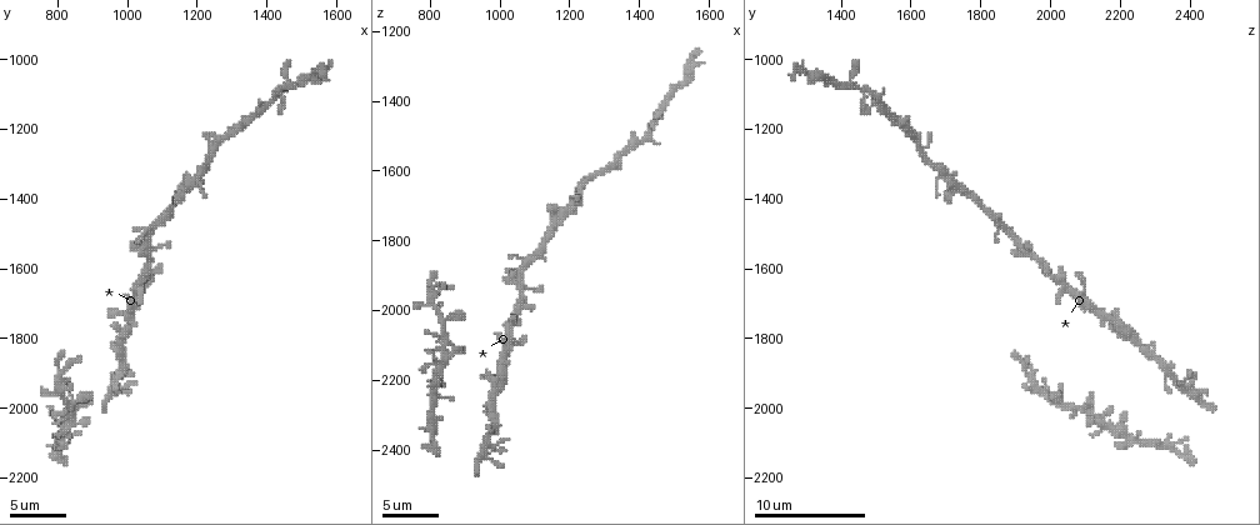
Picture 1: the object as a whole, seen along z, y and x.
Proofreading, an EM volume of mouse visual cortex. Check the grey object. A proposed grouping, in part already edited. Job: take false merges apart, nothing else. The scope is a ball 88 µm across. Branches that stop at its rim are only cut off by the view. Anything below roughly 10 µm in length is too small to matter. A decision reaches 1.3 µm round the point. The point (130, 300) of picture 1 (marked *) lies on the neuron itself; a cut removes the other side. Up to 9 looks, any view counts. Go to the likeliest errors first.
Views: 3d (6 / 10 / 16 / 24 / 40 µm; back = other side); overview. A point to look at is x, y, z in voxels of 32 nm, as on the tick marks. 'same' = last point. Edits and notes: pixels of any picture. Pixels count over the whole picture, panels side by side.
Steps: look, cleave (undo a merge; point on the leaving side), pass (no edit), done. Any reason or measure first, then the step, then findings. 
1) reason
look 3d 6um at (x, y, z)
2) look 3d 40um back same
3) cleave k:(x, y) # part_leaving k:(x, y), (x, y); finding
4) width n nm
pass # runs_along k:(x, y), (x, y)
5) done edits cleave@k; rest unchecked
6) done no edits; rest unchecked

small branch off a trunk
look 3d 10um at (1420, 1120, 1510)

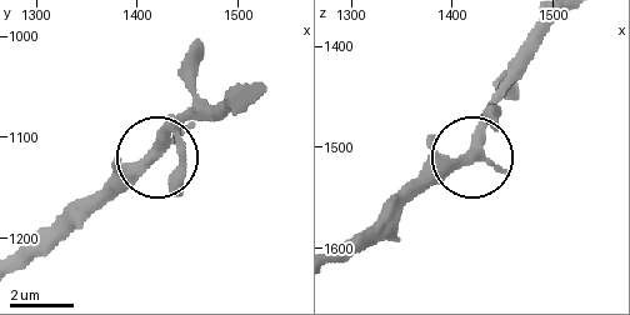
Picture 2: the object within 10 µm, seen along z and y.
arms 3
pass # runs_along 2:(26, 263), (123, 194), (185, 108); all the same neuron

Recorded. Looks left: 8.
sudden change in width
look 3d 6um at (840, 1990, 2030)

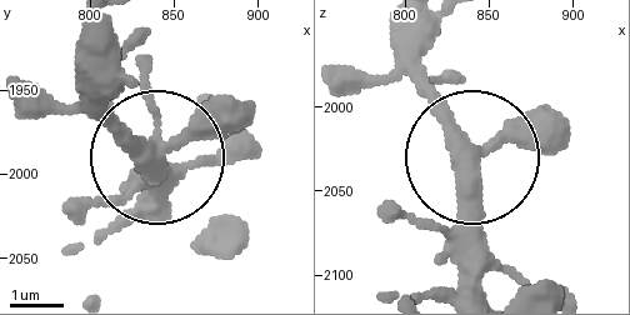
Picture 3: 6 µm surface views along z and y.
arms 4
pass # continuous, no second neuron

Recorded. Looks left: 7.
calibre changes
look 3d 6um at (1140, 1390, 1770)

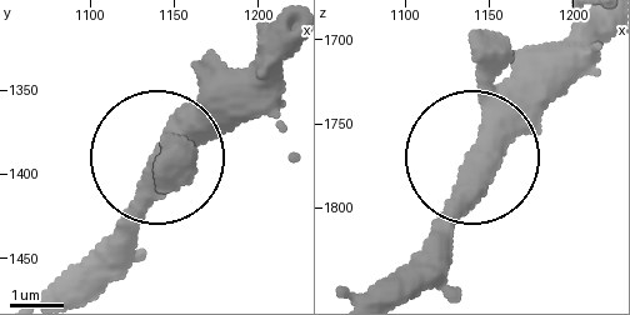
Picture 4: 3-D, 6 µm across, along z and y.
width 450 nm
pass # continuous, no second neuron

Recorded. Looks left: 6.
a narrow waist
look 3d 16um at (1060, 1560, 1950)

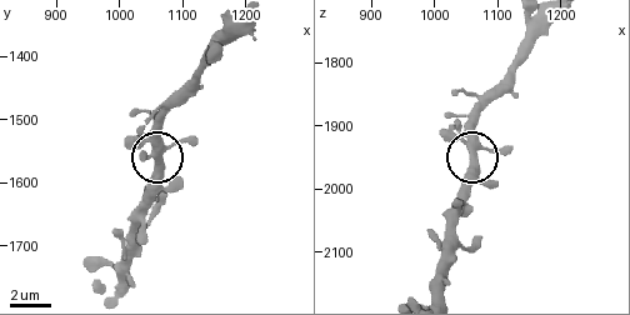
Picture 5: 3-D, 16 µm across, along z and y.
pass # runs_along 5:(443, 239), (448, 210), (470, 165), (470, 116); one neuron here

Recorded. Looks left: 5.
done no edits; rest unchecked

